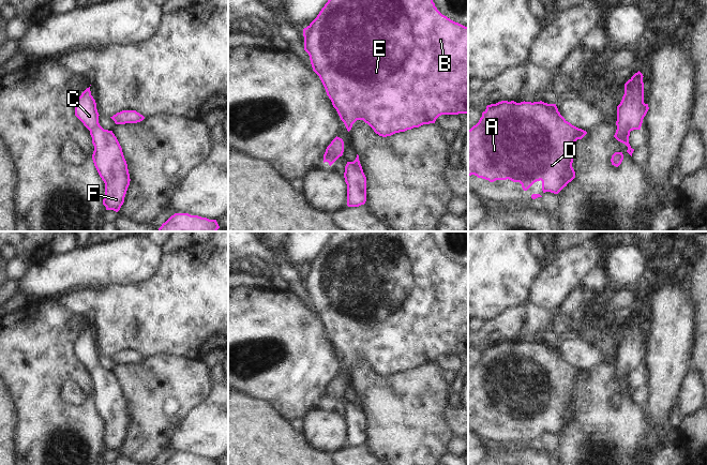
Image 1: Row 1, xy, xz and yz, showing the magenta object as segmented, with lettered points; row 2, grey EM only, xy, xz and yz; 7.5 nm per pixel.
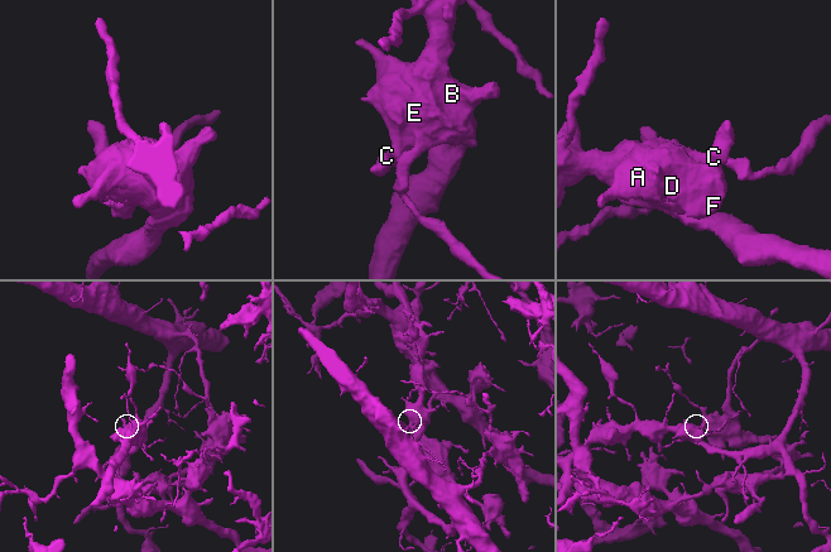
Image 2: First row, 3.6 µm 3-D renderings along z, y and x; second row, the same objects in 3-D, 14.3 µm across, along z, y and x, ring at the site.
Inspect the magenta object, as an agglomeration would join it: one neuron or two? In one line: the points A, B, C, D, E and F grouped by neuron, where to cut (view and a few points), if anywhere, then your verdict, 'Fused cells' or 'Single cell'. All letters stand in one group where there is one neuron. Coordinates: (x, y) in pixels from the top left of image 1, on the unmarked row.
Groups: A B C D E F. No split. Single cell

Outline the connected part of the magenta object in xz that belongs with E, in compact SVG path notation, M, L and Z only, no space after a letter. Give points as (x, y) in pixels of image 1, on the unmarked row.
M333 231L328 242L321 249L317 257L303 269L304 276L304 290L309 294L313 311L319 316L327 335L332 342L333 347L336 349L341 360L344 362L347 371L349 372L352 364L357 360L363 360L367 363L376 374L382 377L391 376L395 373L405 372L413 368L419 368L423 364L435 363L436 359L441 355L458 355L468 354L468 267L455 262L442 255L431 237L431 231Z

